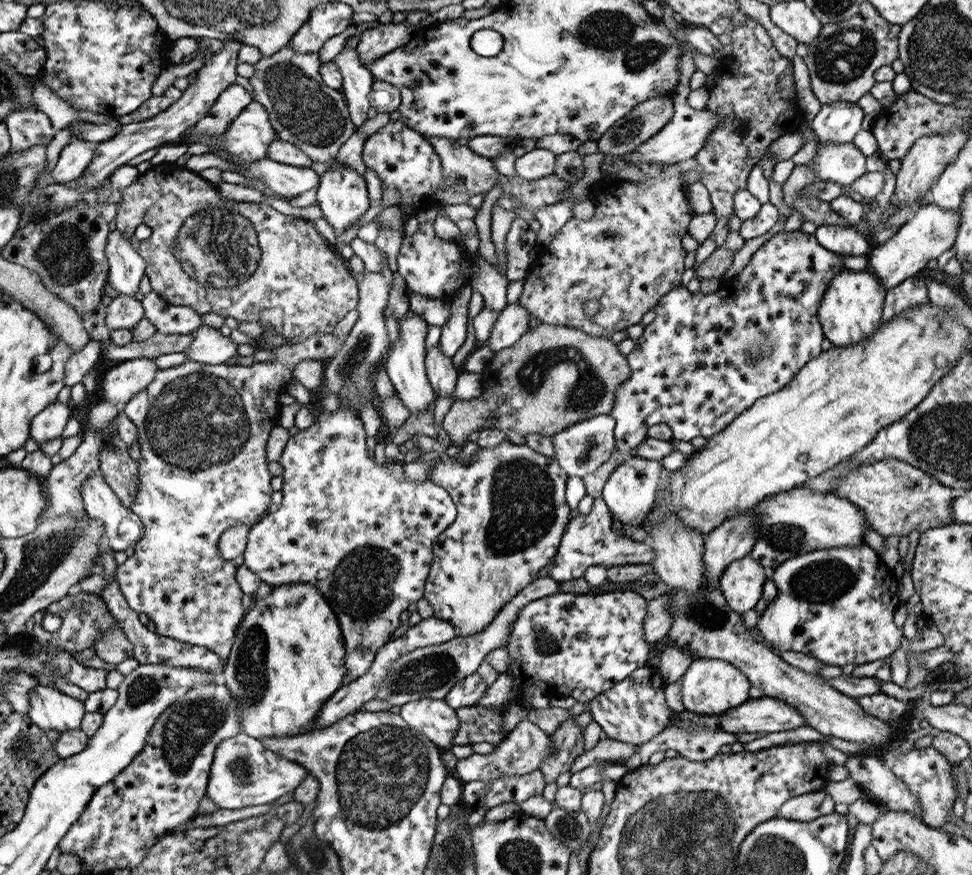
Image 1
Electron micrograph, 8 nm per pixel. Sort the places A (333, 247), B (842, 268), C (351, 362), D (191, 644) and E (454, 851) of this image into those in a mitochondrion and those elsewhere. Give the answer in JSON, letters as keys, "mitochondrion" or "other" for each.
{"A":"other","B":"other","C":"mitochondrion","D":"other","E":"mitochondrion"}

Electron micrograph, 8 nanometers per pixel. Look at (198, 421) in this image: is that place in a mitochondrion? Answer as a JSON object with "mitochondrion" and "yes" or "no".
{"mitochondrion":"yes"}

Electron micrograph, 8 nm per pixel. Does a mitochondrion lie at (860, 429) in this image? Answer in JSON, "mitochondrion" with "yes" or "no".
{"mitochondrion":"no"}

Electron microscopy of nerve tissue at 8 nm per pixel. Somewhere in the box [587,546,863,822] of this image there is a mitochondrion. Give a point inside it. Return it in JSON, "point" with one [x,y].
{"point":[703,615]}

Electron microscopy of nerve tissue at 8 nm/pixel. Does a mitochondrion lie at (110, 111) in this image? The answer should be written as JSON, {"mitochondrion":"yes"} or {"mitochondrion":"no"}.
{"mitochondrion":"no"}

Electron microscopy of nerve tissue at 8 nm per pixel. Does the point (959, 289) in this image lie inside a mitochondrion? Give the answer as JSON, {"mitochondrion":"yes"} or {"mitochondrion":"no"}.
{"mitochondrion":"no"}

